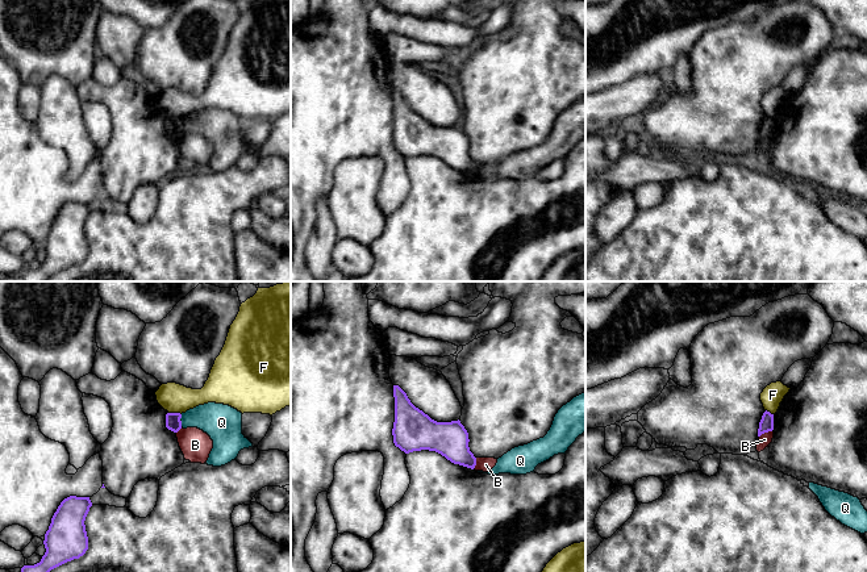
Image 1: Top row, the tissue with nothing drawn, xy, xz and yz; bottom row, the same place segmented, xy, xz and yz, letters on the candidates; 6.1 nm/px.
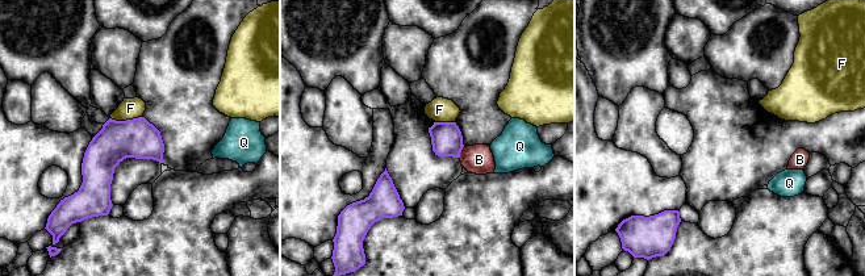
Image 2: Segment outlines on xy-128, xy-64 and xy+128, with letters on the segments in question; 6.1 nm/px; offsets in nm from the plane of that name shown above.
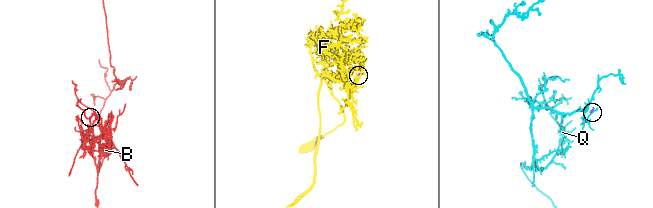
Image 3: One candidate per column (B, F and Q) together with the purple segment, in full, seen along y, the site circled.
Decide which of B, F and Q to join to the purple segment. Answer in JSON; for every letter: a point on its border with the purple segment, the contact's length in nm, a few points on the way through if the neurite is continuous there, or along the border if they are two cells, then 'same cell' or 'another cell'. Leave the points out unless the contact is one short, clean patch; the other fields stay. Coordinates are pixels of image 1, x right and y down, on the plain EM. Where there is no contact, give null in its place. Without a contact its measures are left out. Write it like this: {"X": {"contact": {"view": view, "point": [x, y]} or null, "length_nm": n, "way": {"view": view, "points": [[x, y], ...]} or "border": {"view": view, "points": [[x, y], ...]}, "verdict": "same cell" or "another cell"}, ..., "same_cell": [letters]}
{"B": {"contact": {"view": "yz", "point": [765, 137]}, "length_nm": 90, "border": {"view": "yz", "points": [[771, 136], [759, 142]]}, "verdict": "another cell"}, "F": {"contact": {"view": "xy", "point": [175, 119]}, "length_nm": 80, "verdict": "another cell"}, "Q": {"contact": {"view": "xy", "point": [180, 126]}, "length_nm": 80, "border": {"view": "xy", "points": [[182, 120], [180, 132]]}, "verdict": "another cell"}, "same_cell": []}

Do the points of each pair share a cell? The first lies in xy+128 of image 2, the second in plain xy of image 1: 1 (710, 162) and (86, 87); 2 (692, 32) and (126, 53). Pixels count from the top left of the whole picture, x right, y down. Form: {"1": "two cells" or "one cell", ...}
{"1": "one cell", "2": "one cell"}

